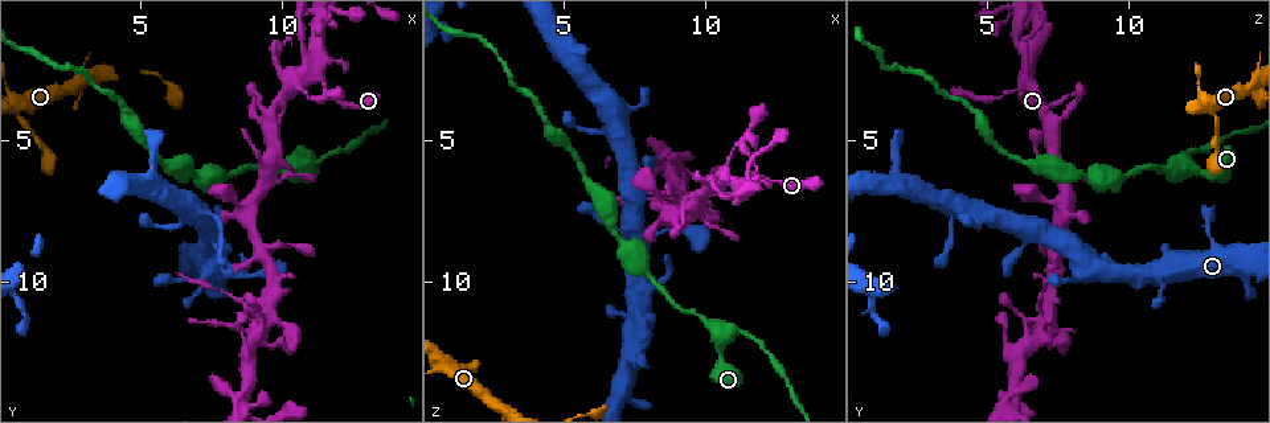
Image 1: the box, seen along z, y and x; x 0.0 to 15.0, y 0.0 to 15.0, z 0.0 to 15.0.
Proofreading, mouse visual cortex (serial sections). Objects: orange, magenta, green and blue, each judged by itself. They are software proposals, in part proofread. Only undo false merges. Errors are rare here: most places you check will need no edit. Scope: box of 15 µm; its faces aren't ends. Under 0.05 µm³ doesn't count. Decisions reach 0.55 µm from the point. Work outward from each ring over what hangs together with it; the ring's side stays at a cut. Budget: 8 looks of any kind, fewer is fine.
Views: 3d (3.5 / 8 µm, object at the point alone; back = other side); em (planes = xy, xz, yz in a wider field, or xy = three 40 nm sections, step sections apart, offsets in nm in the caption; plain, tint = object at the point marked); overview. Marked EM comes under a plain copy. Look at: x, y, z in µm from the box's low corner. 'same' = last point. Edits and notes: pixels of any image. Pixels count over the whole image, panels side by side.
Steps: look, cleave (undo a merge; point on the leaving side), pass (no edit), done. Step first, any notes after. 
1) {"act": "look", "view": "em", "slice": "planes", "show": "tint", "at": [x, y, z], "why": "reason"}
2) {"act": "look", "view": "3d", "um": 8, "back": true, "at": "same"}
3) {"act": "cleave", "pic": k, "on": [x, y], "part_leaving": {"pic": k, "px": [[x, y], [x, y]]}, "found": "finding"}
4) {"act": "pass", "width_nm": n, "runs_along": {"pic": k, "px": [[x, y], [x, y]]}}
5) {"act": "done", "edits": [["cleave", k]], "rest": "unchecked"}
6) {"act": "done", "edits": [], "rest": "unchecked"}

{"act": "look", "view": "3d", "um": 3.5, "at": [11.1, 2.2, 6.5], "why": "four-way junction"}

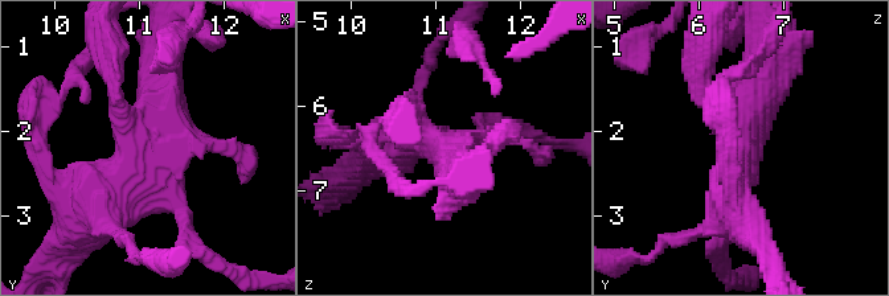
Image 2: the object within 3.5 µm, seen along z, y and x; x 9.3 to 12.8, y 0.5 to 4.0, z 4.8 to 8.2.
{"act": "look", "view": "em", "slice": "xy", "step": 2, "show": "tint", "at": [11.20, 2.25, 6.50], "why": "need the tissue"}

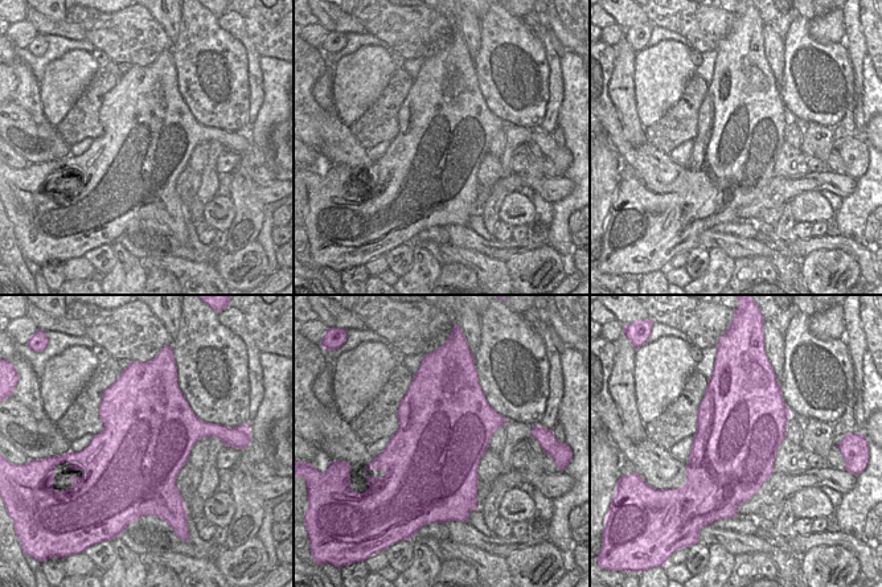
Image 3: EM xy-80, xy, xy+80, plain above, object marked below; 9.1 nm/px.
{"act": "pass", "runs_along": {"pic": 2, "px": [[724, 227], [767, 65]]}, "found": "one cell here"}

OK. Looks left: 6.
{"act": "look", "view": "3d", "um": 3.5, "at": [9.9, 6.3, 7.7], "why": "sudden change in width"}

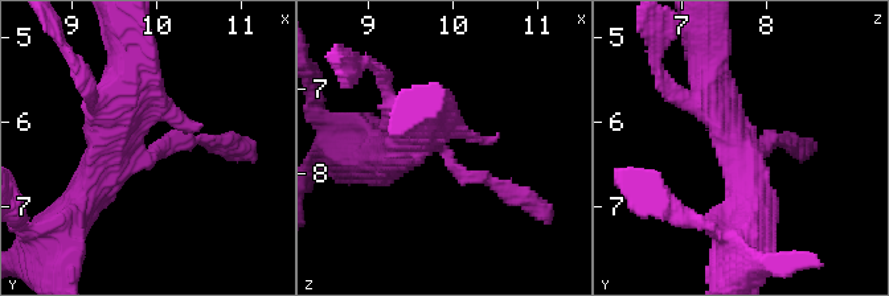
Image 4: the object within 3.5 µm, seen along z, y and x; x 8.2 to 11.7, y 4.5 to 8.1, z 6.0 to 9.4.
{"act": "pass", "runs_along": {"pic": 4, "px": [[421, 116], [413, 138], [509, 192]]}, "found": "all the same cell"}

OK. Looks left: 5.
{"act": "look", "view": "3d", "um": 3.5, "at": [11.3, 5.7, 11.7], "why": "calibre changes"}

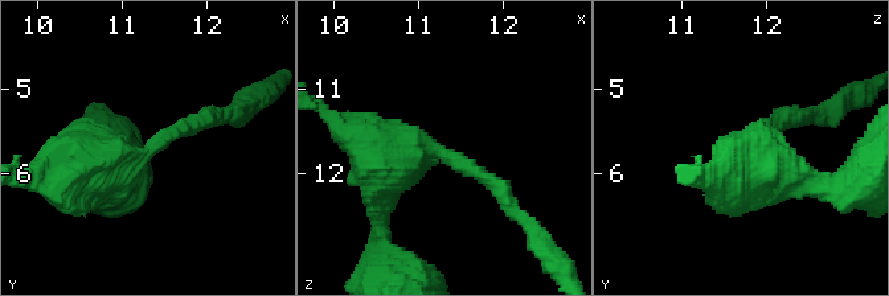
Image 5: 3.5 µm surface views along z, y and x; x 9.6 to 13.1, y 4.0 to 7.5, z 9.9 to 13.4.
{"act": "look", "view": "em", "slice": "xy", "step": 2, "show": "tint", "at": [11.30, 5.70, 11.85], "why": "need the tissue"}

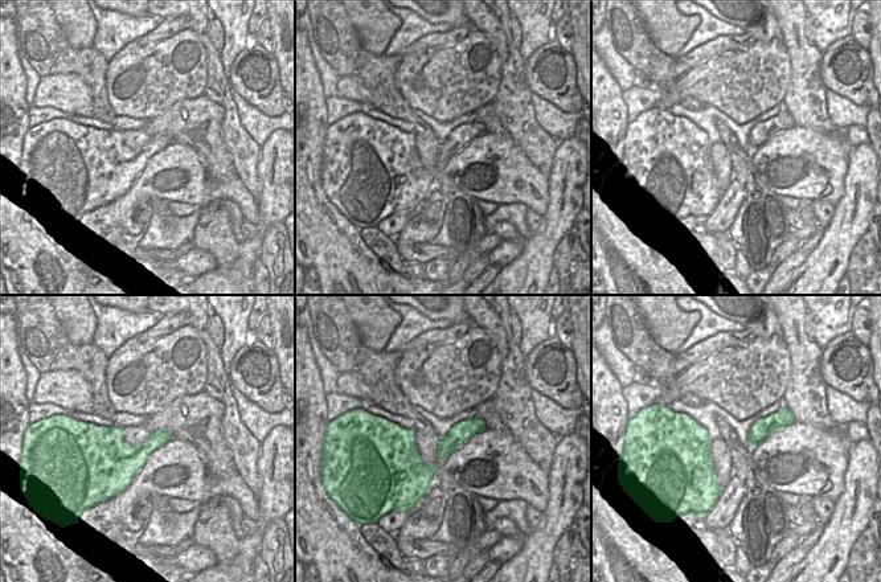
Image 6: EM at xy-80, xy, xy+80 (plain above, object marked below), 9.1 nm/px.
{"act": "pass", "arm_widths_nm": [200, 500], "found": "continuous, no second cell"}

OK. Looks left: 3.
{"act": "done", "edits": [], "rest": "unchecked"}

